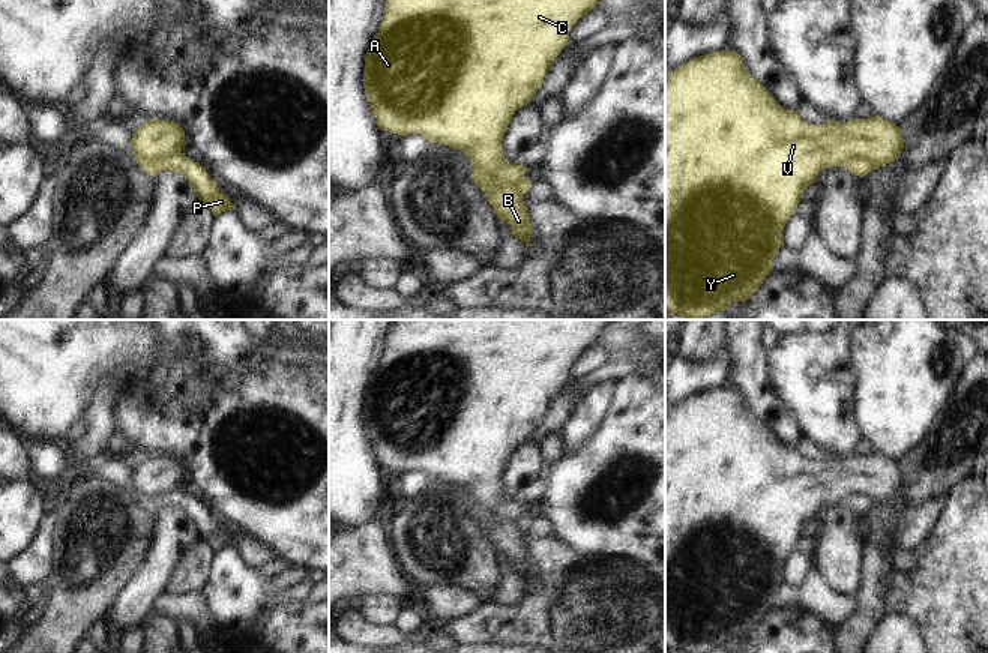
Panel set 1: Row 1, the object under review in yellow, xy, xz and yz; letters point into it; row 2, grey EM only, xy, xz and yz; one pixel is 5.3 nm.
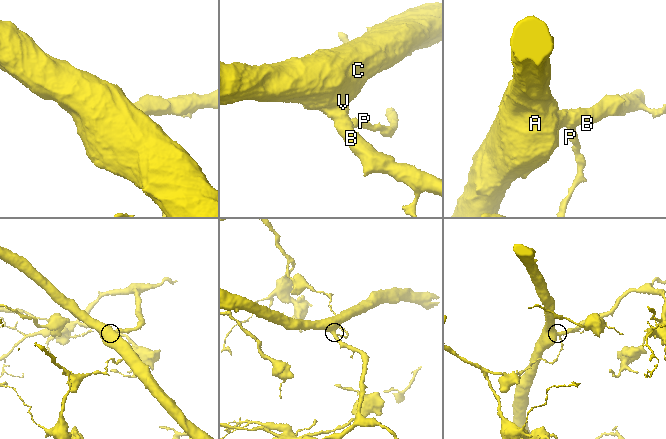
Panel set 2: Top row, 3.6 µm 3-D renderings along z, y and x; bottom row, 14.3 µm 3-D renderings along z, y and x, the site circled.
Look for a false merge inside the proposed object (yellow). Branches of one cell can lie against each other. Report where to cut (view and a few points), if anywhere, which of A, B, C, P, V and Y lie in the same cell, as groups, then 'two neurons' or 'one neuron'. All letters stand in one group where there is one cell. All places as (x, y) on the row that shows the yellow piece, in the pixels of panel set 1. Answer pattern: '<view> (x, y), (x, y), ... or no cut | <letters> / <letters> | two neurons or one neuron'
xz (473, 170), (479, 170), (494, 185), (515, 185), (523, 192) | A B C V Y / P | two neurons

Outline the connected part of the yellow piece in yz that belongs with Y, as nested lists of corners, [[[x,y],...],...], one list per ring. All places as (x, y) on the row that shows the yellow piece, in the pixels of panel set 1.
[[[728,50],[713,51],[680,68],[665,77],[665,317],[682,315],[689,320],[725,311],[734,302],[746,302],[773,270],[773,258],[784,246],[782,231],[803,198],[805,188],[815,182],[818,173],[829,167],[844,167],[854,159],[868,159],[874,168],[892,162],[904,149],[904,140],[896,123],[880,116],[871,119],[851,119],[835,122],[827,119],[826,125],[811,125],[802,120],[797,111],[785,110],[772,95],[746,71],[740,54]]]

